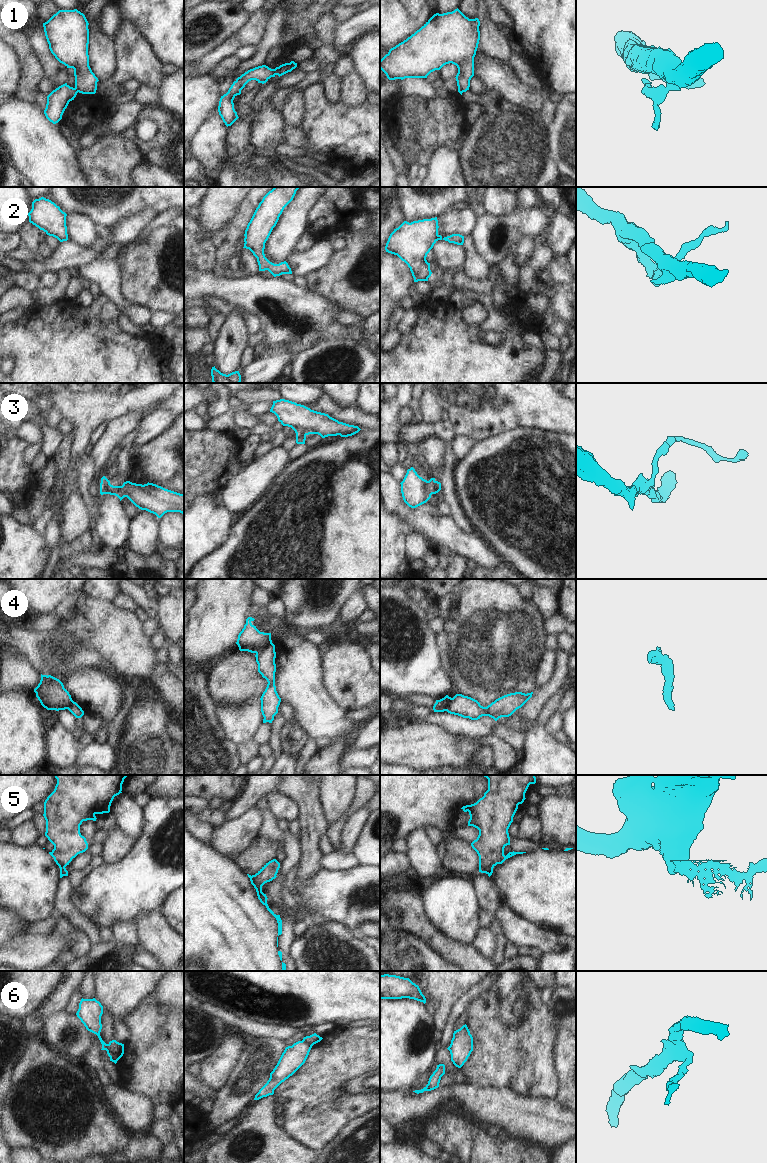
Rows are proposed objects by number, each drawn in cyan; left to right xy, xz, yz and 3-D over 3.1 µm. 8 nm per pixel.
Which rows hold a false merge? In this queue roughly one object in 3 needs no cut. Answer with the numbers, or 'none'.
1, 3, 4, 5, 6

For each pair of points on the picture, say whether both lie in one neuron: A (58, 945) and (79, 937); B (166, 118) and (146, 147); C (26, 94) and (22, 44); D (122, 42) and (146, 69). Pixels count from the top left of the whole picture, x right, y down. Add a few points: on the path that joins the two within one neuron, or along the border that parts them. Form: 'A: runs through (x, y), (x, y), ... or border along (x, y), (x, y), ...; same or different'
A: border along (77, 931), (71, 936), (71, 946), (56, 959); different
B: runs through (166, 126), (166, 132), (154, 144); same
C: runs through (27, 82), (26, 56); same
D: runs through (129, 49), (139, 62); same

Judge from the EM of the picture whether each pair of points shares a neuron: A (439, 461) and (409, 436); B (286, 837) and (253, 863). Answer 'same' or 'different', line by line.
A: different
B: different

